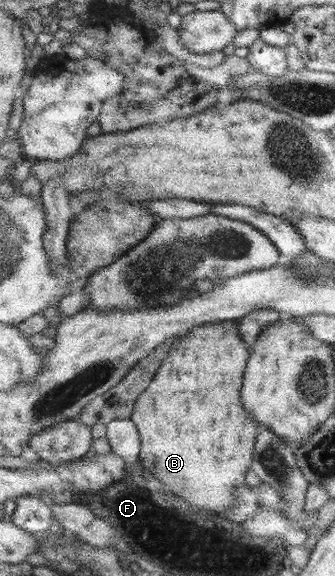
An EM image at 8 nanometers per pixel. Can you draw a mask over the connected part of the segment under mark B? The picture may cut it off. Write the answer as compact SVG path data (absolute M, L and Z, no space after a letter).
M240 318L236 320L214 321L213 323L206 323L200 327L195 327L192 331L182 336L171 349L172 353L169 351L169 357L166 358L166 361L163 361L160 371L156 374L156 378L154 378L150 387L137 399L131 417L138 426L141 435L141 454L139 455L139 461L143 467L148 469L156 479L172 487L171 491L176 493L178 497L182 497L188 503L198 505L198 507L202 507L206 511L213 511L218 515L224 513L224 511L233 509L234 503L236 503L236 493L234 491L236 491L241 483L247 481L247 471L253 465L257 435L260 428L259 422L253 418L253 415L249 411L246 411L245 405L240 399L242 381L245 379L246 367L251 356L250 345L242 339L241 329L239 328L240 324Z

